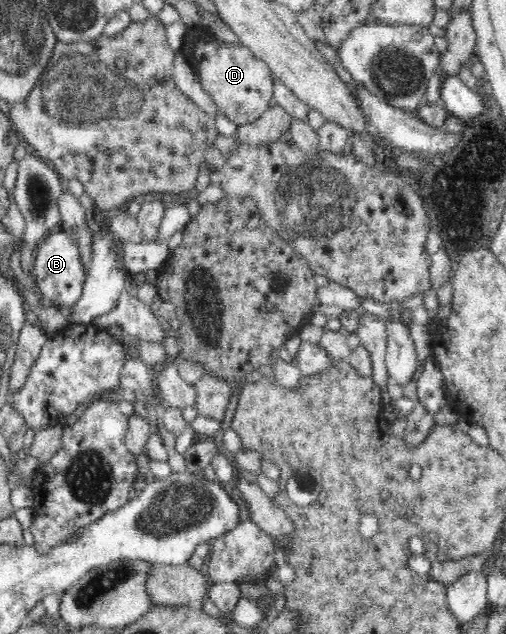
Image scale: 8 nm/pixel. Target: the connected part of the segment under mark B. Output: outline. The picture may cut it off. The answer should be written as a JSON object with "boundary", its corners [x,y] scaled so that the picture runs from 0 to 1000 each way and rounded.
{"boundary":[[[123,358],[101,364],[73,396],[65,413],[65,434],[75,461],[117,489],[138,489],[158,473],[166,457],[170,427],[158,410],[158,393],[140,368]]]}

